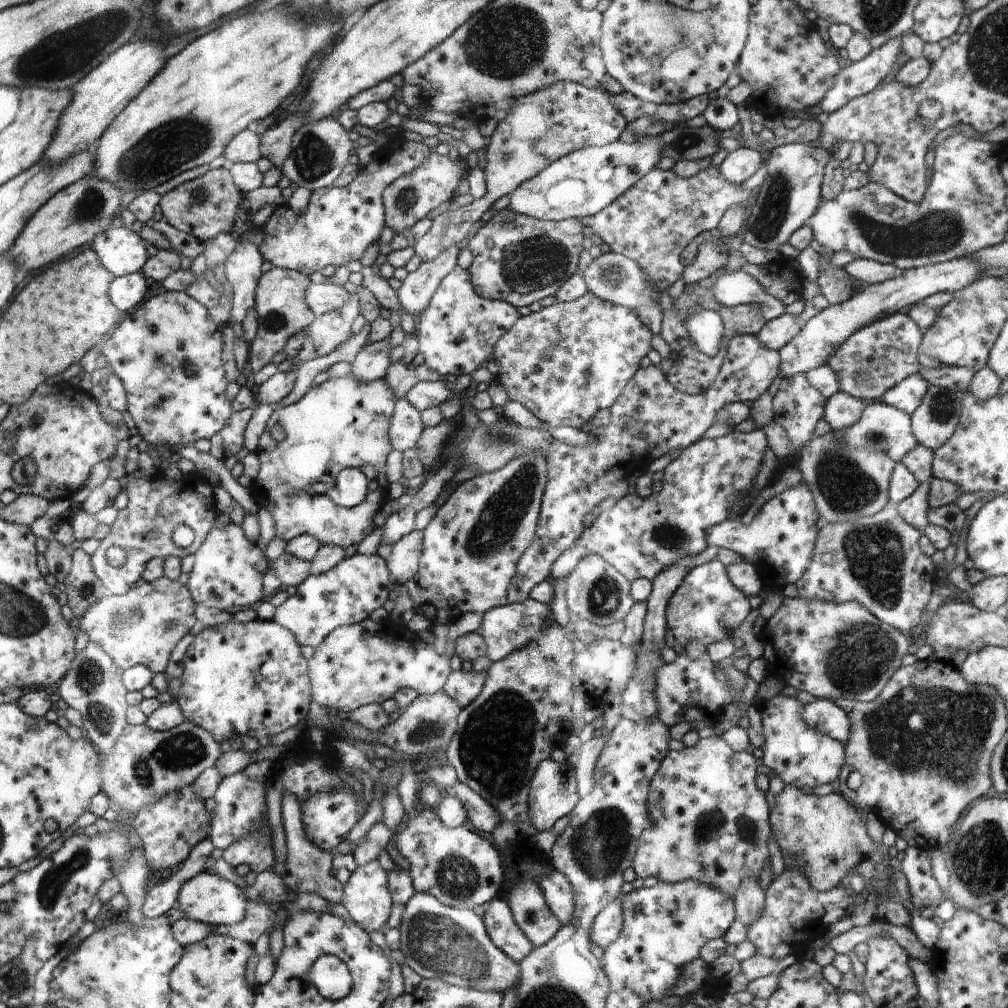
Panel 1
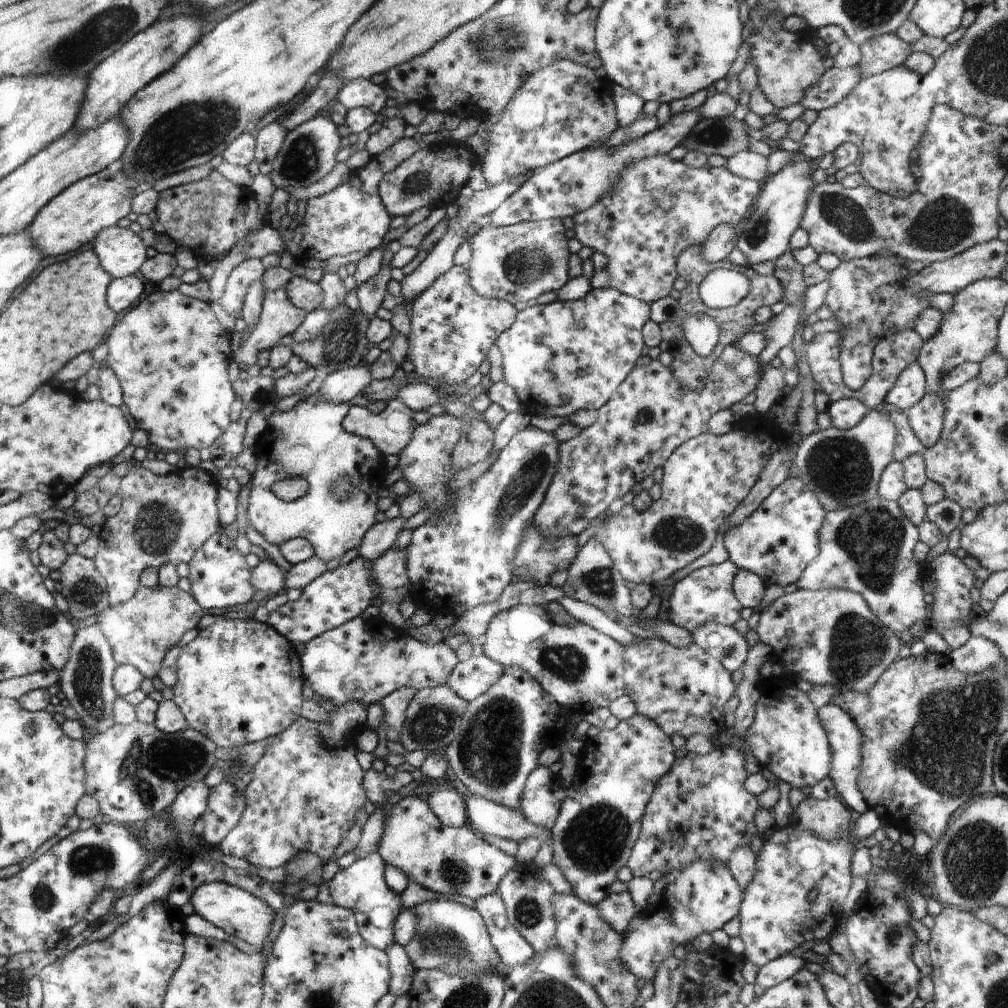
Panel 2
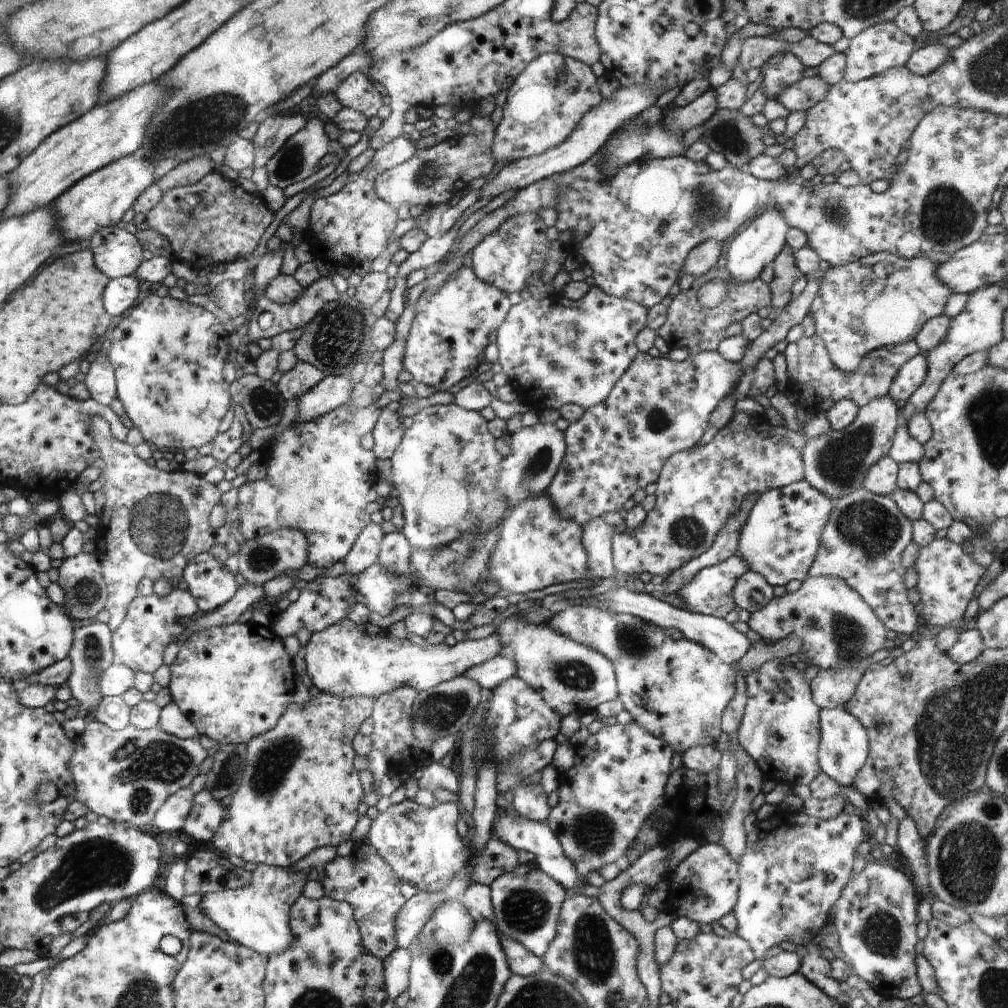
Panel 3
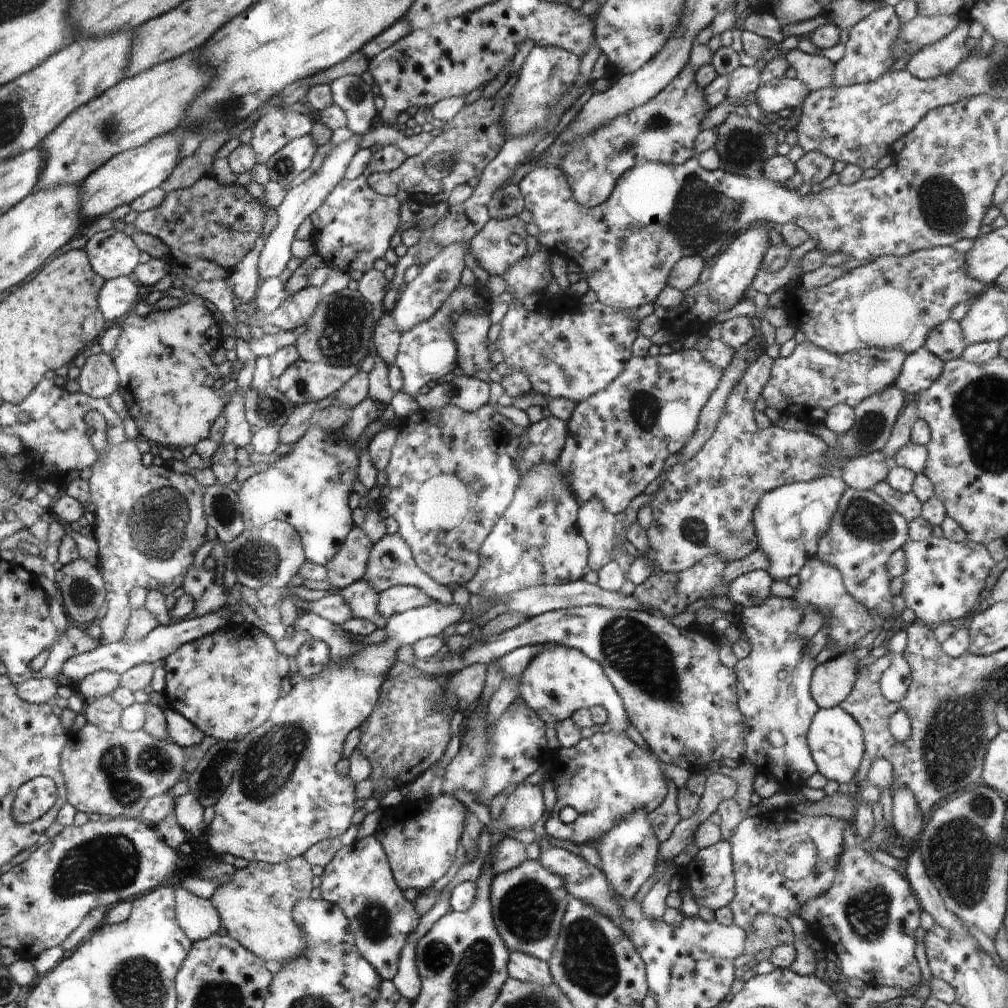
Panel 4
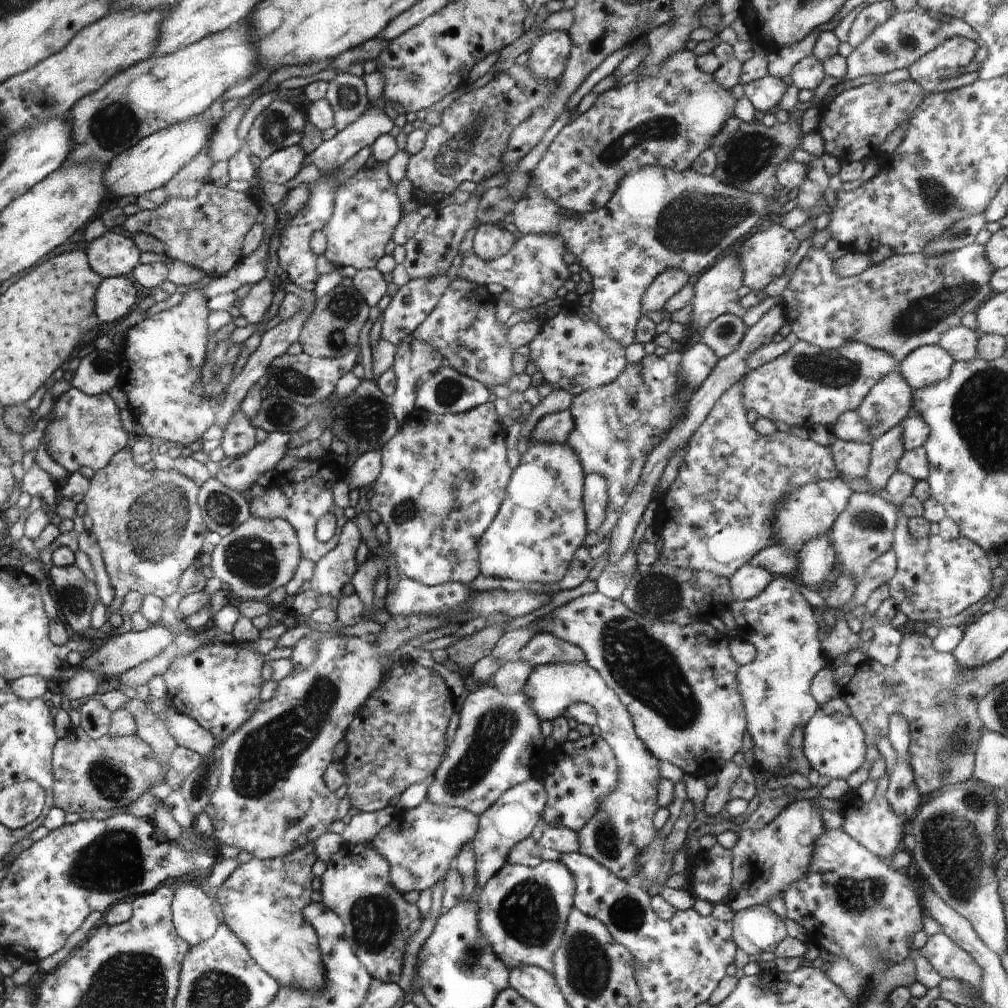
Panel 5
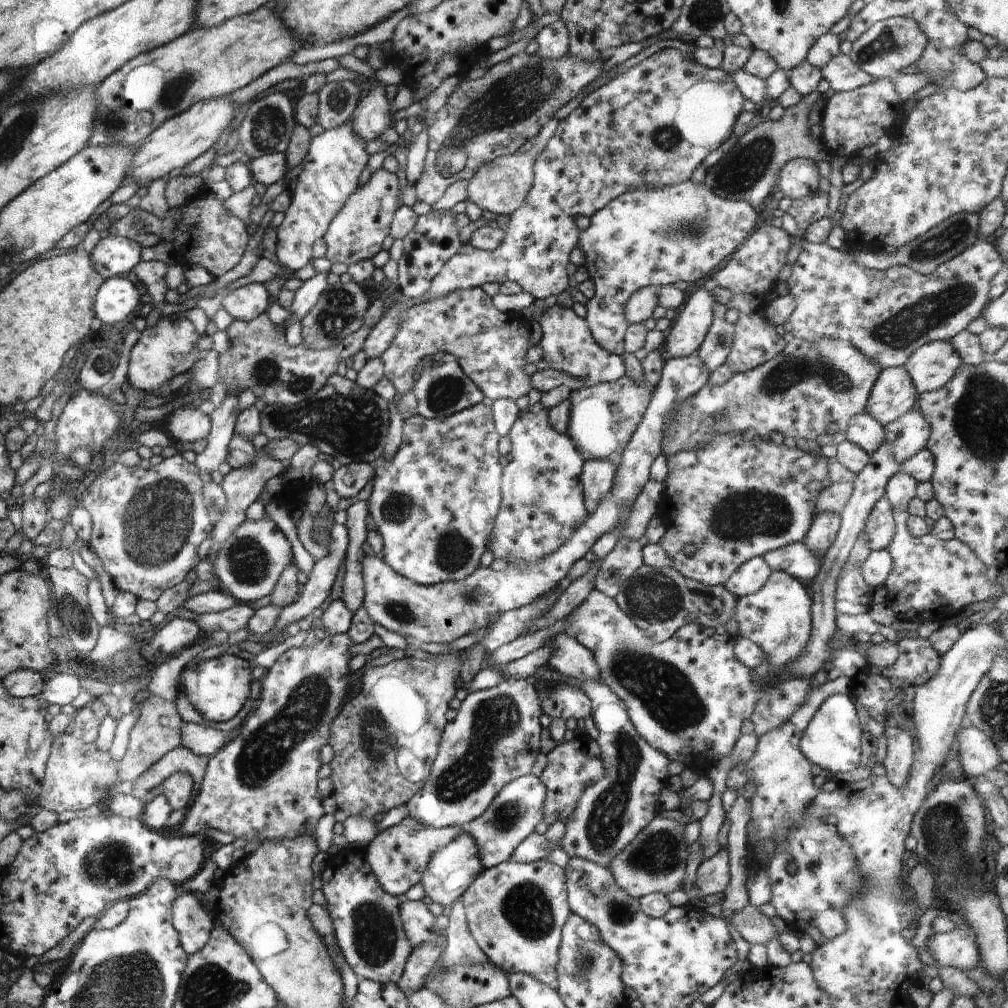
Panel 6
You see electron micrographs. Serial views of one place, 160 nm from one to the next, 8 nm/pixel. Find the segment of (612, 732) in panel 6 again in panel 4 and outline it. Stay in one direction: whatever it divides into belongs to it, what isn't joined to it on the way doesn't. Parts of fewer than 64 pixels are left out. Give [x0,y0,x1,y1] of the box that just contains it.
[520,643,659,900]

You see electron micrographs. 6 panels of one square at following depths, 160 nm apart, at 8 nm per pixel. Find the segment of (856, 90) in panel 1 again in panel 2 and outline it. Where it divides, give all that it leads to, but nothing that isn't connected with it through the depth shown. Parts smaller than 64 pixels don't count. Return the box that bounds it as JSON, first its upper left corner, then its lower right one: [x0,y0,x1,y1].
[800,65,865,112]

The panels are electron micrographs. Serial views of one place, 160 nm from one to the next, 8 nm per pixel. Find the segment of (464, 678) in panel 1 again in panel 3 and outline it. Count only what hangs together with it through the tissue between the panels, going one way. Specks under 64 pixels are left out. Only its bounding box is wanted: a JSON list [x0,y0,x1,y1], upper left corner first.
[462,654,517,691]

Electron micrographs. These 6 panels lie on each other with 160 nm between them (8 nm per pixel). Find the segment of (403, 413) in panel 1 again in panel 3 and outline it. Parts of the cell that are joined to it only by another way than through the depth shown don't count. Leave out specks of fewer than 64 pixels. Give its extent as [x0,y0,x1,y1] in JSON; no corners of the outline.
[371,400,404,459]

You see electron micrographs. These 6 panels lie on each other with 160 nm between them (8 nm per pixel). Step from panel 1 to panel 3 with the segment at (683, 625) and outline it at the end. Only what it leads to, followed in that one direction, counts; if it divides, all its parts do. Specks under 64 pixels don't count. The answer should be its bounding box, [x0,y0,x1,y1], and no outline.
[677,554,747,620]

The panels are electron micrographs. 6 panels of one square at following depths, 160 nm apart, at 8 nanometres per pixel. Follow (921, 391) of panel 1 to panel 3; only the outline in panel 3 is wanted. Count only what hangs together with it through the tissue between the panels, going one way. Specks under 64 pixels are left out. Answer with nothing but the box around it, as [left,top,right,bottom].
[889,353,927,406]

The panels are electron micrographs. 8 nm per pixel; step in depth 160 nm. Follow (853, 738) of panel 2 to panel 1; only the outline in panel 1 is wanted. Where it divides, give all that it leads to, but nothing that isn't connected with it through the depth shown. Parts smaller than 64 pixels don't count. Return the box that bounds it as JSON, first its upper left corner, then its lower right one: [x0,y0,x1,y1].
[802,700,852,745]

